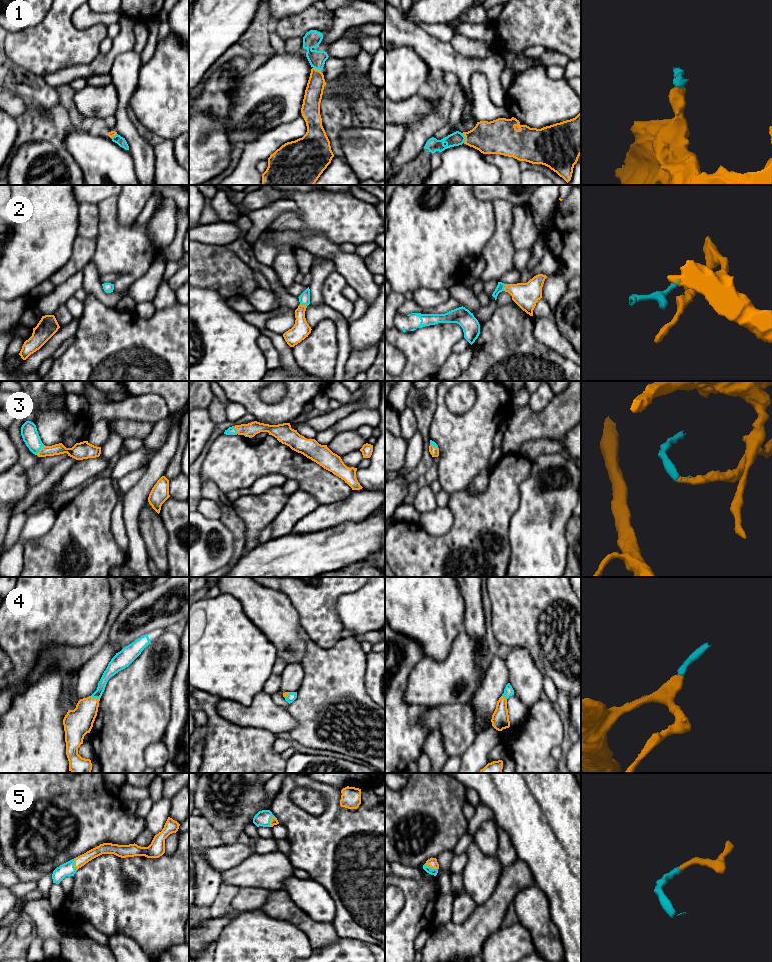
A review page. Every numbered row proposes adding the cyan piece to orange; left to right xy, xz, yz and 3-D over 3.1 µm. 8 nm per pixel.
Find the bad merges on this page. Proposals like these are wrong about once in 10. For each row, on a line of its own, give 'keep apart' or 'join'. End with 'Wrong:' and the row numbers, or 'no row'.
1: join
2: join
3: join
4: join
5: join
Wrong: no row

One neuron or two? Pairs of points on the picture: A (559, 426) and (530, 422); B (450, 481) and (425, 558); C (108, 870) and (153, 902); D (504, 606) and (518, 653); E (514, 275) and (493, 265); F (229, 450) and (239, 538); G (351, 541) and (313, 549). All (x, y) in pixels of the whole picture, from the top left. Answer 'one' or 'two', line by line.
A: one
B: two
C: one
D: two
E: two
F: two
G: one

